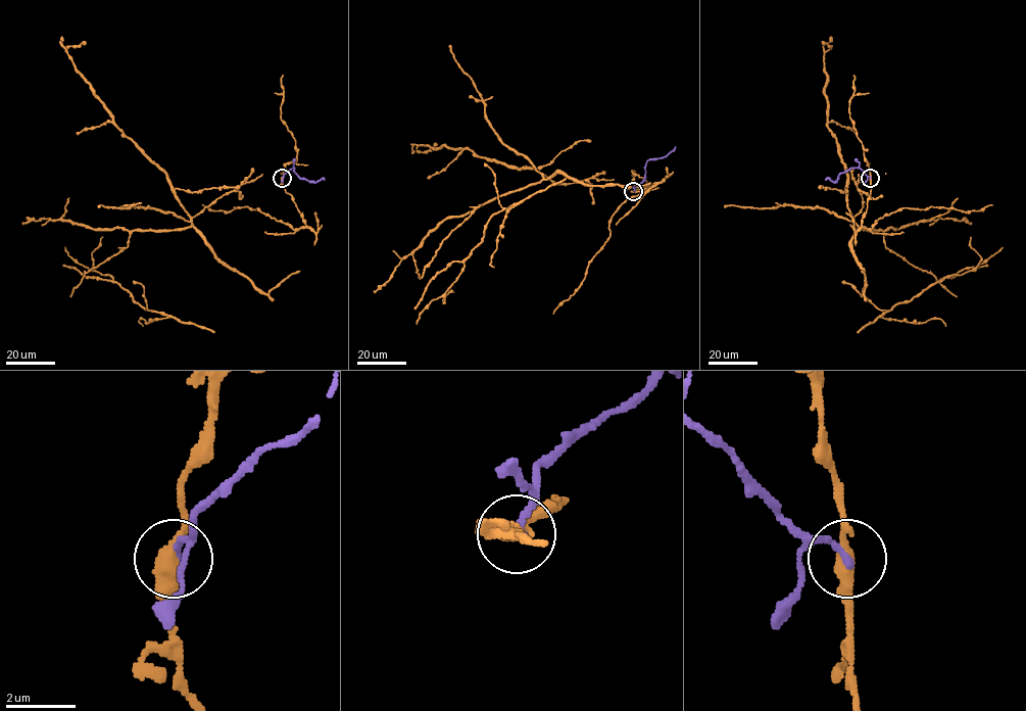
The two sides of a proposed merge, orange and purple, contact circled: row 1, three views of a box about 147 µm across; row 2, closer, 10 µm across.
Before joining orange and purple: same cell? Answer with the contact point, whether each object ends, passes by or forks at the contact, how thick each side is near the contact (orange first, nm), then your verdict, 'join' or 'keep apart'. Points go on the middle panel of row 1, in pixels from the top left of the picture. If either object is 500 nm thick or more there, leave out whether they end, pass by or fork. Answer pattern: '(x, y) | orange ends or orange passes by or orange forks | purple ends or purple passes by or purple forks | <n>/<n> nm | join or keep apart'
(633, 191) | orange passes by | purple ends | 400/200 nm | keep apart

